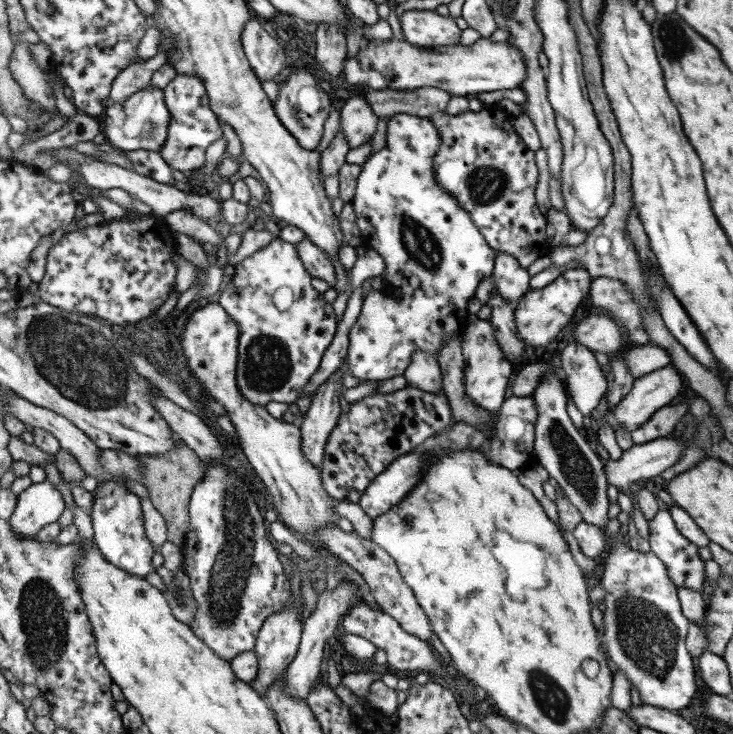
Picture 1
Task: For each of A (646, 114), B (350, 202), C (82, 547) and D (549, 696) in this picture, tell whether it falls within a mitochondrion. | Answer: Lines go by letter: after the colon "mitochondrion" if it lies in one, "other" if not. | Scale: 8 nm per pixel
A: other
B: other
C: other
D: mitochondrion

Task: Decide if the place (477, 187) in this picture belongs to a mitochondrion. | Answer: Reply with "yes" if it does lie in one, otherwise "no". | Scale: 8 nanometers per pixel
yes

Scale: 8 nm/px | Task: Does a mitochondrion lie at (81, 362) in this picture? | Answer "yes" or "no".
yes

